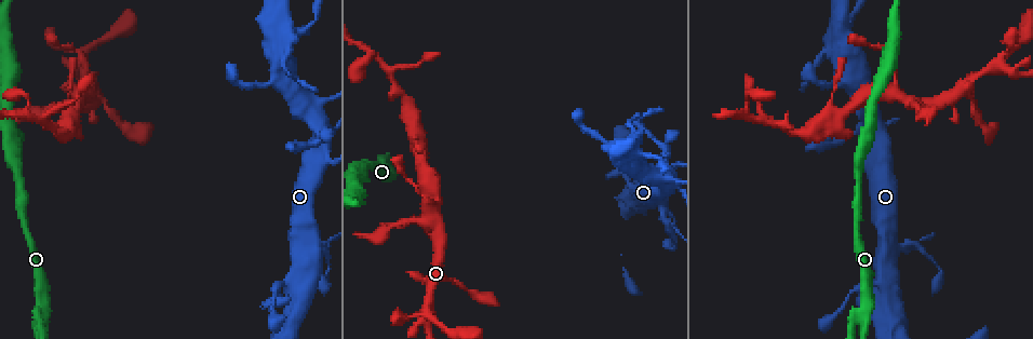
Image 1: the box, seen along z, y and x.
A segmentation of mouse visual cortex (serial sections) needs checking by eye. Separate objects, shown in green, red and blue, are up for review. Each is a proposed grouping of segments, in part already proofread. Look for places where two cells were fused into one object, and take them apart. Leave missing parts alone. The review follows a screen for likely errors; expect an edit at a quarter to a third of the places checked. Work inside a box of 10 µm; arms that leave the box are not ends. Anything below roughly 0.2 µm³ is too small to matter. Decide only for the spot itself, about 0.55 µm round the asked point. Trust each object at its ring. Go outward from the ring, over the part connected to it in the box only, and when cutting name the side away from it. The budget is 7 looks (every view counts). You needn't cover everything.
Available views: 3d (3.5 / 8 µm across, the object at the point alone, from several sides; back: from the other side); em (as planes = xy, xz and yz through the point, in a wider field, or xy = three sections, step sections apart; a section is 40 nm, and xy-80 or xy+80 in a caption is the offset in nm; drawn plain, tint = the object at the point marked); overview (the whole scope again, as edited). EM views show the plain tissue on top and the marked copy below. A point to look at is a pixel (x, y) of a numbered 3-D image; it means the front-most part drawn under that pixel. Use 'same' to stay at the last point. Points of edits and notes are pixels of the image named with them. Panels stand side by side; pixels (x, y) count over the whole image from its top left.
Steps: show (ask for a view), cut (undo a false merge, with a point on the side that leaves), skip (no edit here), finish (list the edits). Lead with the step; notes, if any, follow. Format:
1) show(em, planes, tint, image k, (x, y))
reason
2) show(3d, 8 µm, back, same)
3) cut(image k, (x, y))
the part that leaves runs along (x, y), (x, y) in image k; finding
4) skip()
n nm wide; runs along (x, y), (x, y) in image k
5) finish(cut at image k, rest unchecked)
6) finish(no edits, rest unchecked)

show(3d, 8 µm, image 1, (860, 316))

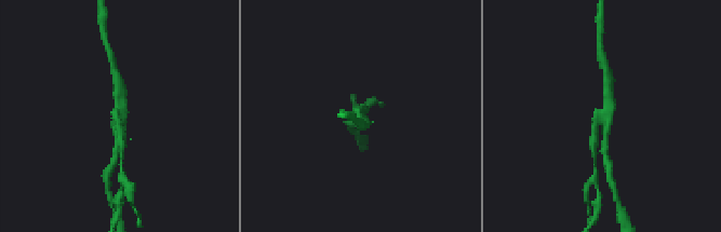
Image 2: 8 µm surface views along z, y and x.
show(em, xy, step 5, tint, same)
now the EM

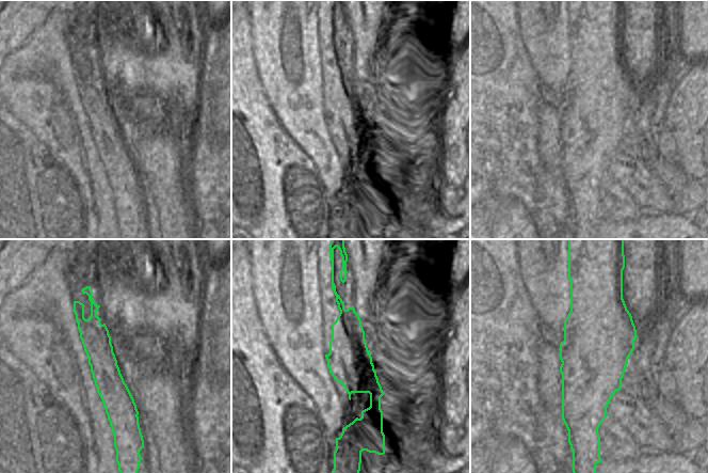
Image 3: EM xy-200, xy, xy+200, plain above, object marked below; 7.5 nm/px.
cut(image 2, (595, 142))
320 nm wide; two cells meet here

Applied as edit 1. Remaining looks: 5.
show(overview)

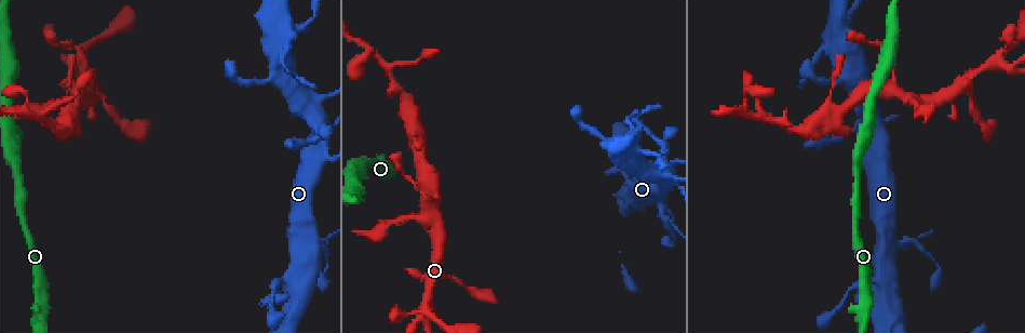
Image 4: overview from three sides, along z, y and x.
show(3d, 3.5 µm, back, image 4, (748, 114))
abrupt turn

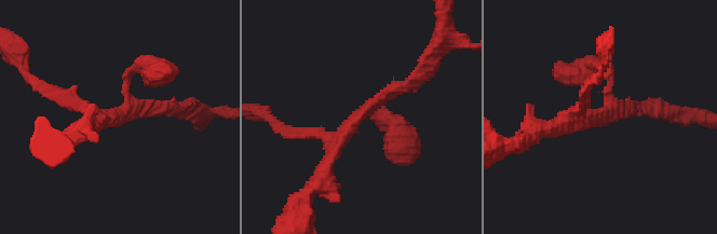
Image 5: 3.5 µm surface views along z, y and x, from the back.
show(em, xy, step 5, tint, image 5, (120, 114))
need the tissue

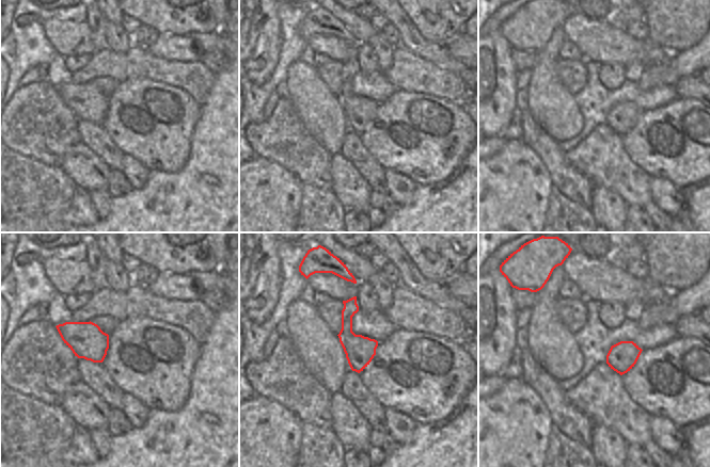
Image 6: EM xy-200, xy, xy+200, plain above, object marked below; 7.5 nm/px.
skip()
one cell here

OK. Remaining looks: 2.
show(3d, 8 µm, image 4, (890, 245))
sharp bend

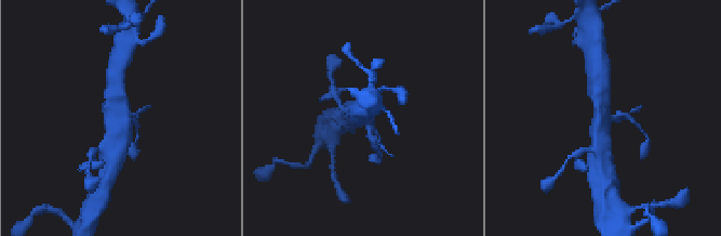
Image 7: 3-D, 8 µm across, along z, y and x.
show(em, xy, step 5, tint, same)

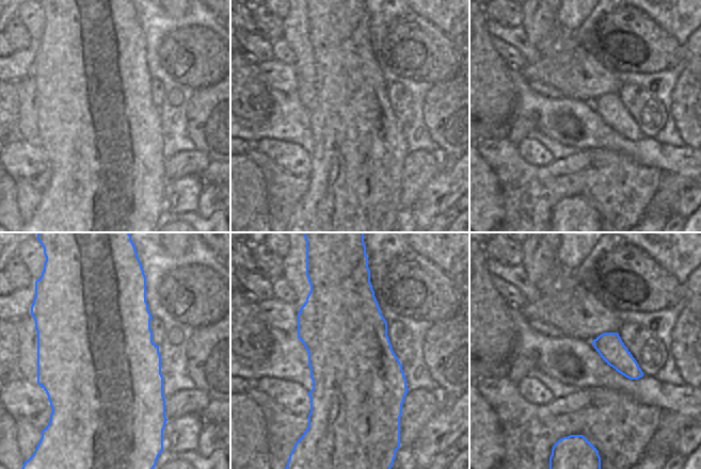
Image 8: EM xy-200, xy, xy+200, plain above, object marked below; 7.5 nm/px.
skip()
runs along (115, 84), (119, 142), (114, 147) in image 7; all the same cell

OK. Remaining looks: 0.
finish(cut at image 2, rest unchecked)

